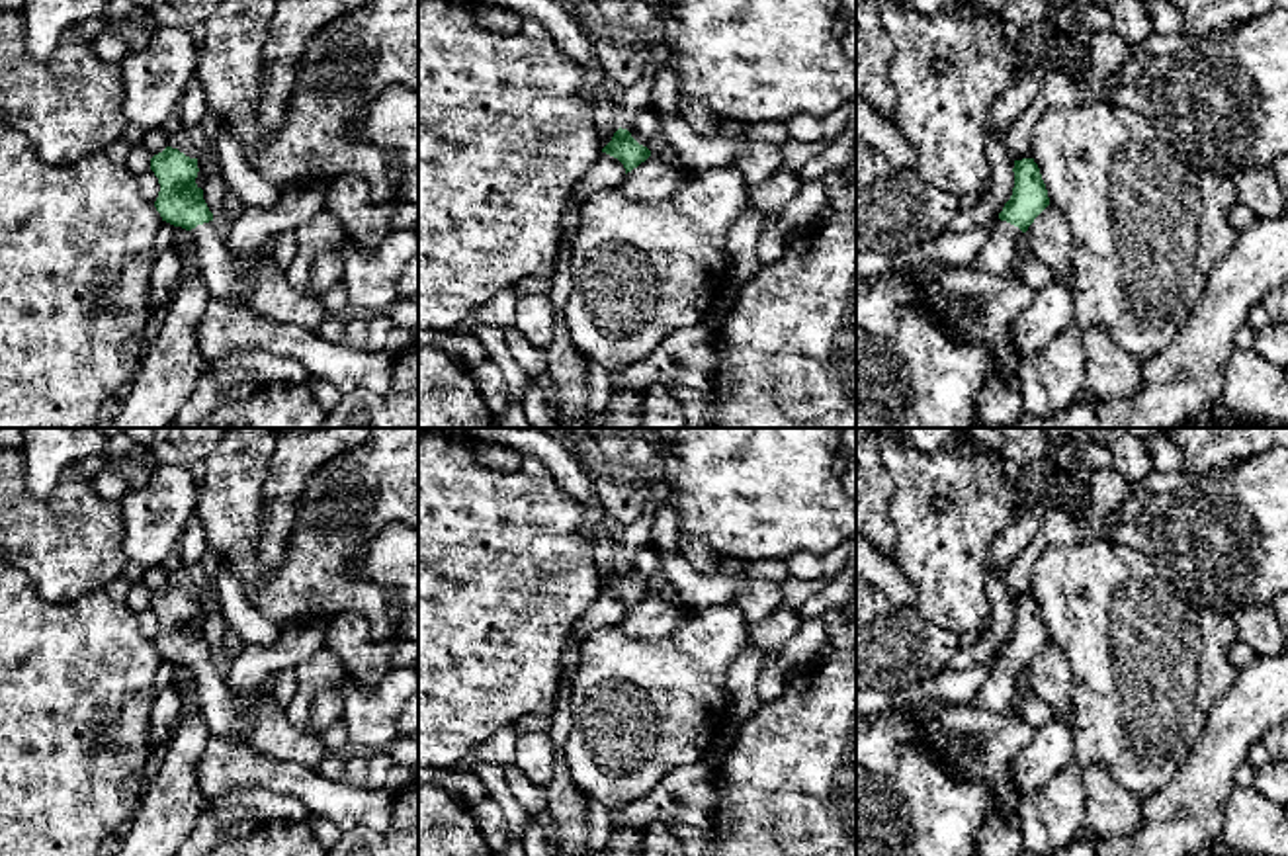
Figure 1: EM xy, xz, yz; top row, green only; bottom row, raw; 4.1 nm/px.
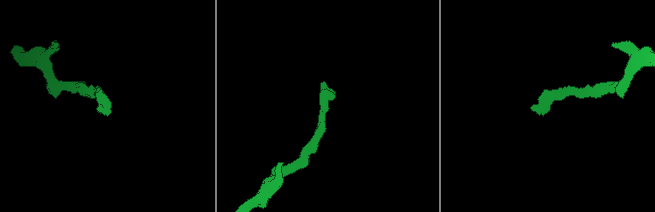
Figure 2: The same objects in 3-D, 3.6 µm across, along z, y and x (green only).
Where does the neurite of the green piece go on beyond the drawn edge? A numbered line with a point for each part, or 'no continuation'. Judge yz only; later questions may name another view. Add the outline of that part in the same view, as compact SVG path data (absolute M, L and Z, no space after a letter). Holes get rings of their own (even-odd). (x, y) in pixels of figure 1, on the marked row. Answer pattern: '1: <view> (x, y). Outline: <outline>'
1: yz (999, 255). Outline: M999 219L987 242L977 252L973 266L987 274L1012 276L1016 274L1022 242L1024 233Z

